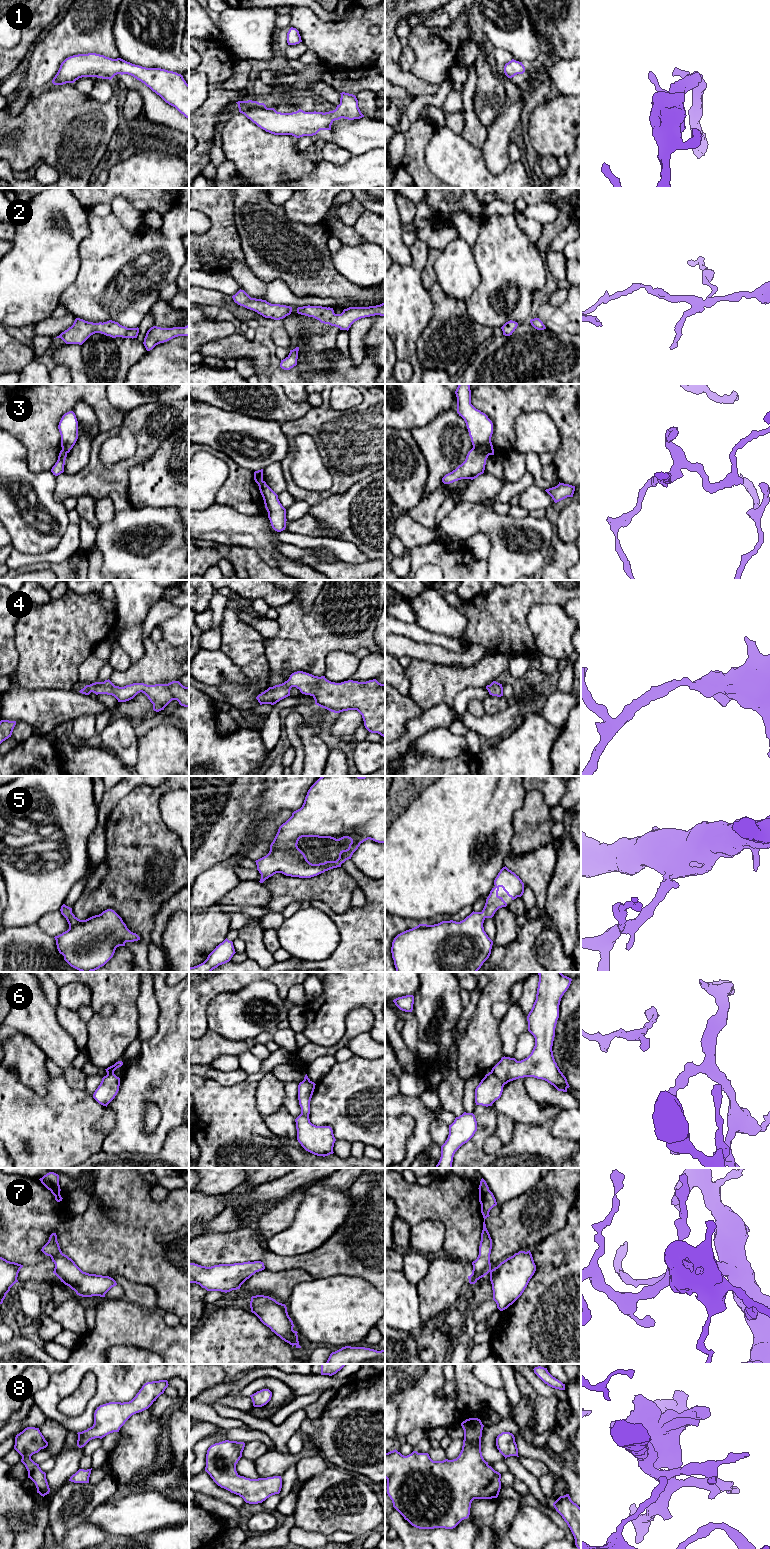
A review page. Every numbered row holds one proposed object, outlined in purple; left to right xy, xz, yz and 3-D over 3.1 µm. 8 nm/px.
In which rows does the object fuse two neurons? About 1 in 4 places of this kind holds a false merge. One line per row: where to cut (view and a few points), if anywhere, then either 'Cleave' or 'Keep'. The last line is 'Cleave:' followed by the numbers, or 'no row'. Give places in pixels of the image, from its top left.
1: No split. Keep
2: No split. Keep
3: Split along yz (473, 446), (483, 448), (489, 454). Cleave
4: No split. Keep
5: No split. Keep
6: Split along yz (491, 1070), (504, 1084). Cleave
7: No split. Keep
8: No split. Keep
Cleave: 3, 6

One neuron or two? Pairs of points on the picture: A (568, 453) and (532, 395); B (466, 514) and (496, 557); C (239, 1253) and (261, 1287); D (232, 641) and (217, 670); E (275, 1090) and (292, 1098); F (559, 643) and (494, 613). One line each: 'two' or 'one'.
A: one
B: one
C: two
D: two
E: two
F: two

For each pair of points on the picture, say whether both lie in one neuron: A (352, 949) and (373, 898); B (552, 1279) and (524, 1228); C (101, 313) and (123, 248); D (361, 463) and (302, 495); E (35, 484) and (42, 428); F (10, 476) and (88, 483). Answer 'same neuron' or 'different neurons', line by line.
A: same neuron
B: different neurons
C: same neuron
D: same neuron
E: different neurons
F: different neurons

